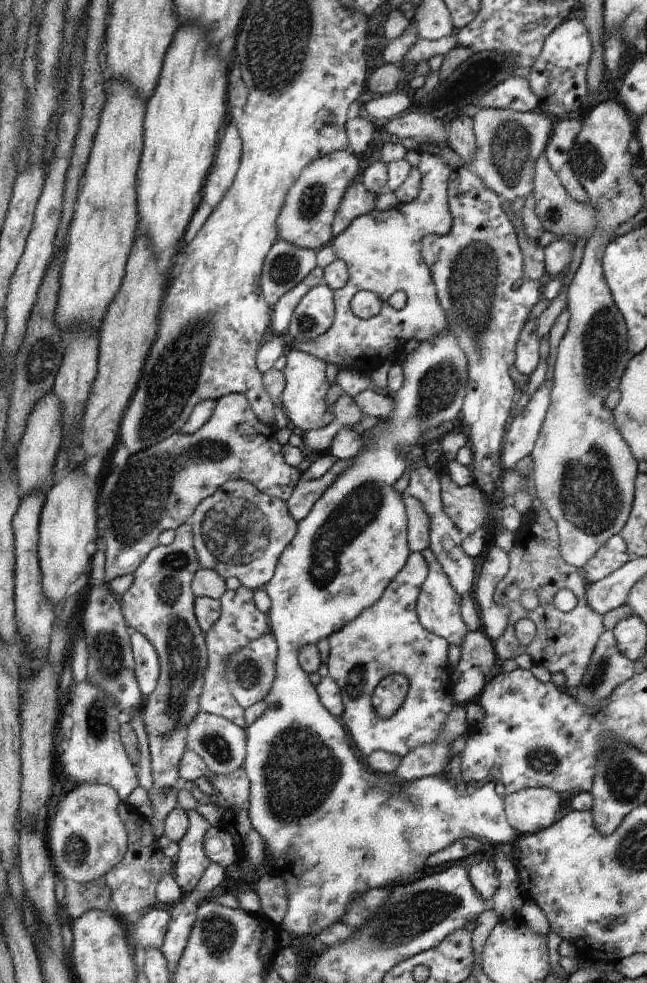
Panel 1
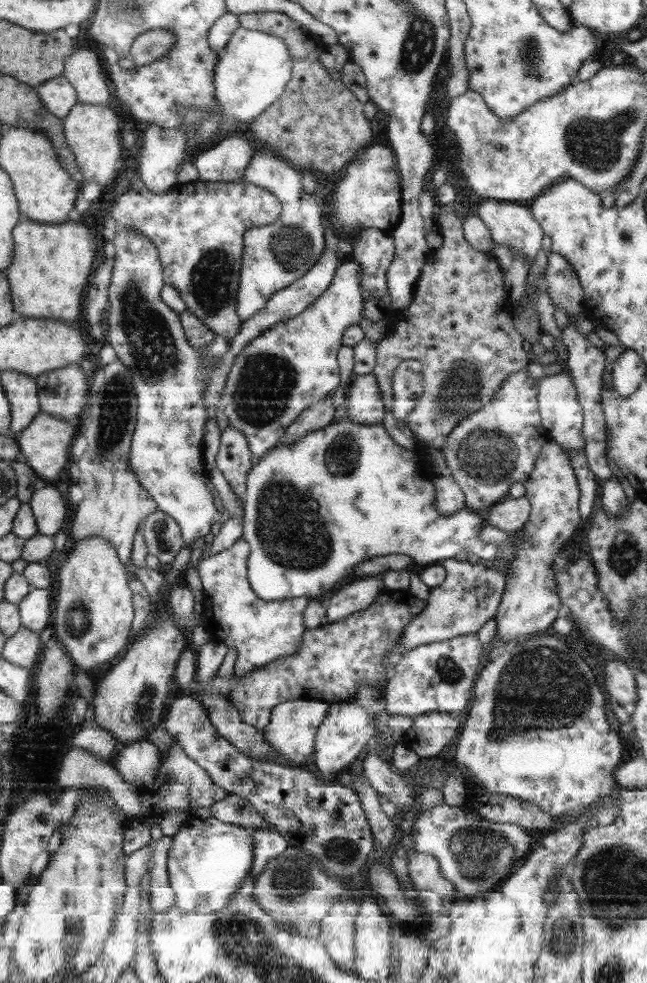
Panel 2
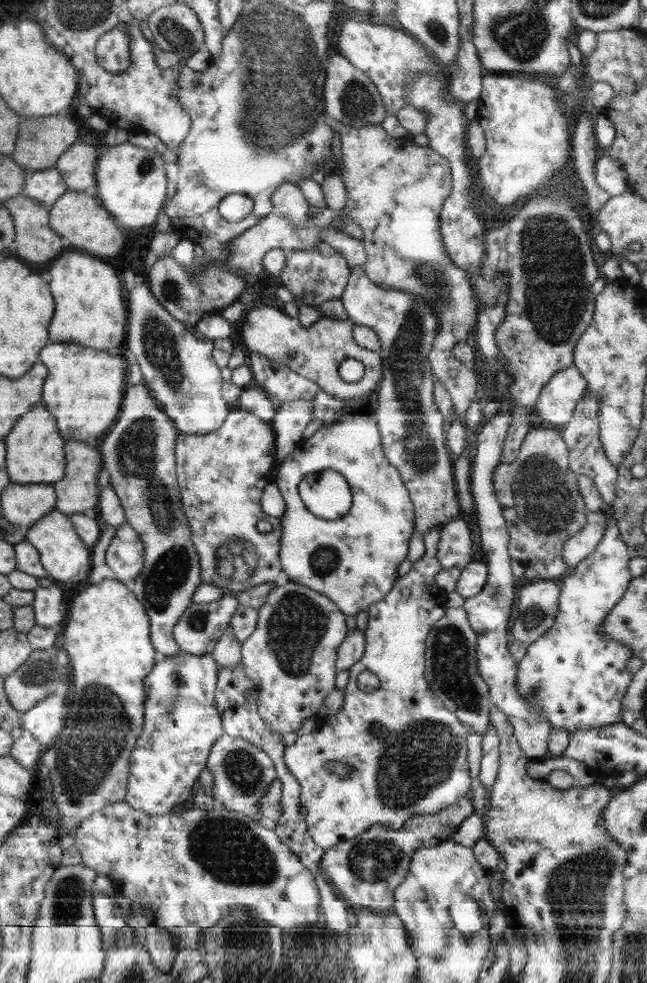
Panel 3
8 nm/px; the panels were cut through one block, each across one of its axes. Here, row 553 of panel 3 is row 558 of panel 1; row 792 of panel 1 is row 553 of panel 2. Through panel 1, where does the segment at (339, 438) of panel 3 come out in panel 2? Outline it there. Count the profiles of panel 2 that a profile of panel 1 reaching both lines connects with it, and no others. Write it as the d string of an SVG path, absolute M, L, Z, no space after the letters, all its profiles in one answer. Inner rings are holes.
M348 414L341 419L334 419L324 428L308 431L305 435L298 437L291 445L278 445L277 443L271 451L267 452L267 455L256 460L247 474L247 489L243 498L243 533L241 537L249 544L247 575L252 591L256 592L260 599L268 602L282 602L288 598L302 597L310 600L325 600L326 596L335 590L338 582L351 576L351 572L355 569L354 566L358 566L369 558L389 554L407 554L413 558L414 563L422 566L456 558L459 552L472 552L482 562L495 563L501 555L498 550L499 546L495 543L487 543L480 538L479 534L486 525L486 521L480 515L467 508L451 515L439 513L435 505L435 478L437 476L430 468L427 468L427 460L421 449L411 451L400 447L388 435L383 424L358 424Z

